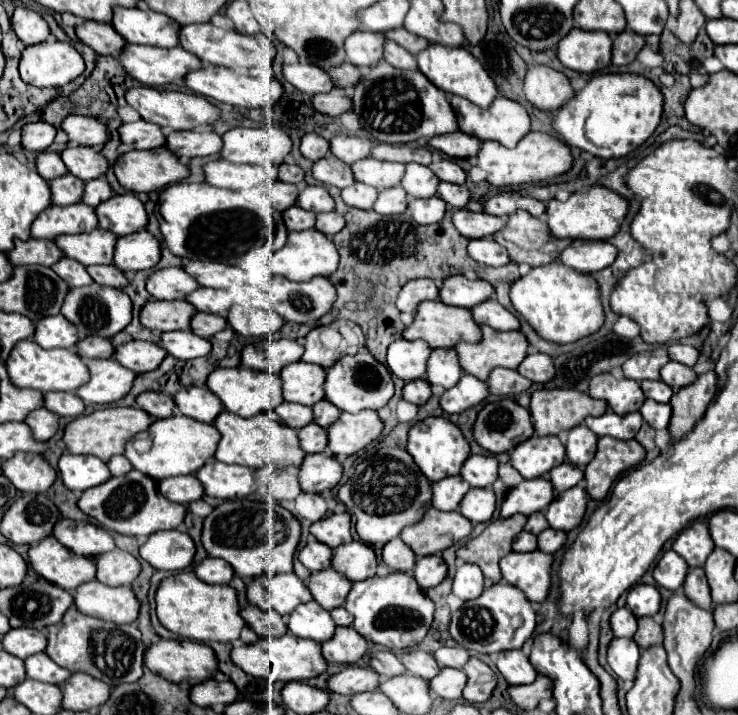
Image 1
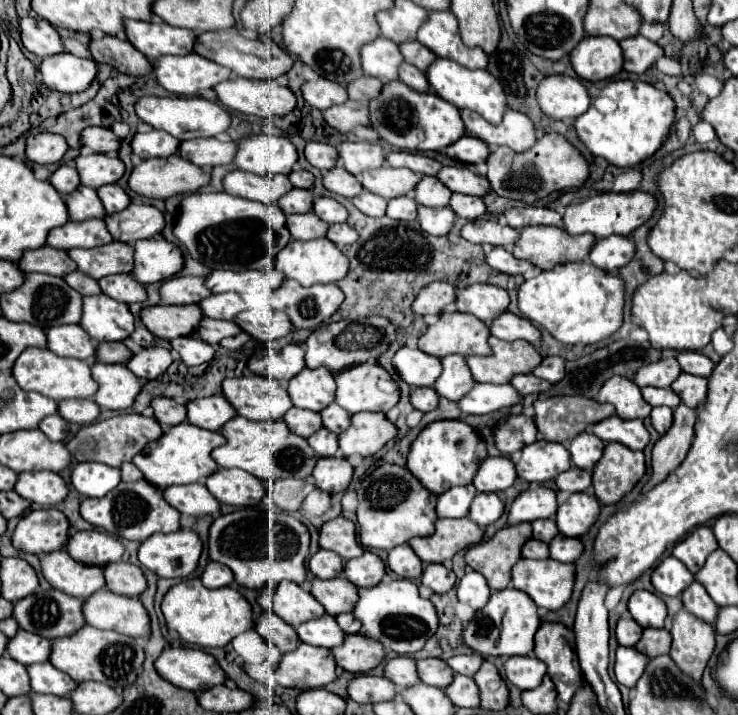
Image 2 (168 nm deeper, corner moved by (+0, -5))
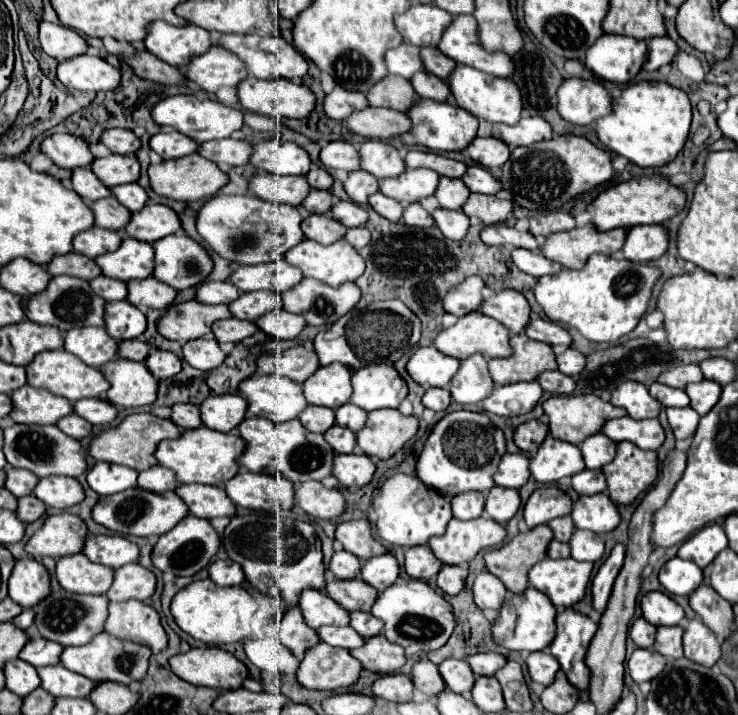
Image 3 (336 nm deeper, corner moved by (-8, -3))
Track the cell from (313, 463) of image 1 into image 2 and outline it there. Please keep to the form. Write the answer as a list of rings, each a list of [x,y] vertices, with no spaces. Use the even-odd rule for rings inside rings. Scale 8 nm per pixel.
[[[320,457],[312,473],[316,487],[326,493],[346,491],[354,475],[354,467],[344,457]]]

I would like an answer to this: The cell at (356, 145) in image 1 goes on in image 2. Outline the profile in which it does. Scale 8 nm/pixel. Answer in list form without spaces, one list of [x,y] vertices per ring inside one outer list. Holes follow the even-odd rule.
[[[344,141],[340,145],[340,163],[350,171],[352,175],[360,175],[368,169],[376,169],[384,165],[384,147],[378,143],[366,143],[366,141]]]

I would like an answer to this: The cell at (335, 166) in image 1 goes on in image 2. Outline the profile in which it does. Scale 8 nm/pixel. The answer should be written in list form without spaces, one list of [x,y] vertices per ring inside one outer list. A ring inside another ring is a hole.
[[[344,167],[330,169],[324,175],[324,187],[328,191],[332,191],[336,195],[342,195],[342,197],[348,197],[348,199],[354,199],[358,193],[364,191],[362,183],[352,173],[348,173]]]

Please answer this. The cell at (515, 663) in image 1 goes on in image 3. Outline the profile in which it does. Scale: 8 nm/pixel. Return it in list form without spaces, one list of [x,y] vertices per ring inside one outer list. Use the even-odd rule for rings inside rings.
[[[538,651],[538,653],[530,653],[526,657],[526,665],[528,665],[528,673],[530,679],[534,683],[540,685],[550,685],[554,681],[556,671],[560,669],[558,661],[548,653],[548,651]]]

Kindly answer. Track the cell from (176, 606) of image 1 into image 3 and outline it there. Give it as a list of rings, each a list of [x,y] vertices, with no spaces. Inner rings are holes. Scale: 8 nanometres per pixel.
[[[202,579],[180,589],[174,595],[170,609],[182,631],[208,645],[222,645],[242,641],[250,635],[250,619],[256,611],[256,601],[240,585],[218,587],[210,579]]]

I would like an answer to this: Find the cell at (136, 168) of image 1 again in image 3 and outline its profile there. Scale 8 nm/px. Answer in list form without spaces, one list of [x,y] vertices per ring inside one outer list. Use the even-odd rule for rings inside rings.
[[[198,153],[180,157],[180,159],[172,159],[172,161],[162,161],[158,165],[150,165],[148,177],[150,177],[150,187],[158,195],[176,199],[176,201],[198,201],[204,197],[212,197],[228,183],[228,175],[224,171],[220,171],[216,163],[204,159]]]

